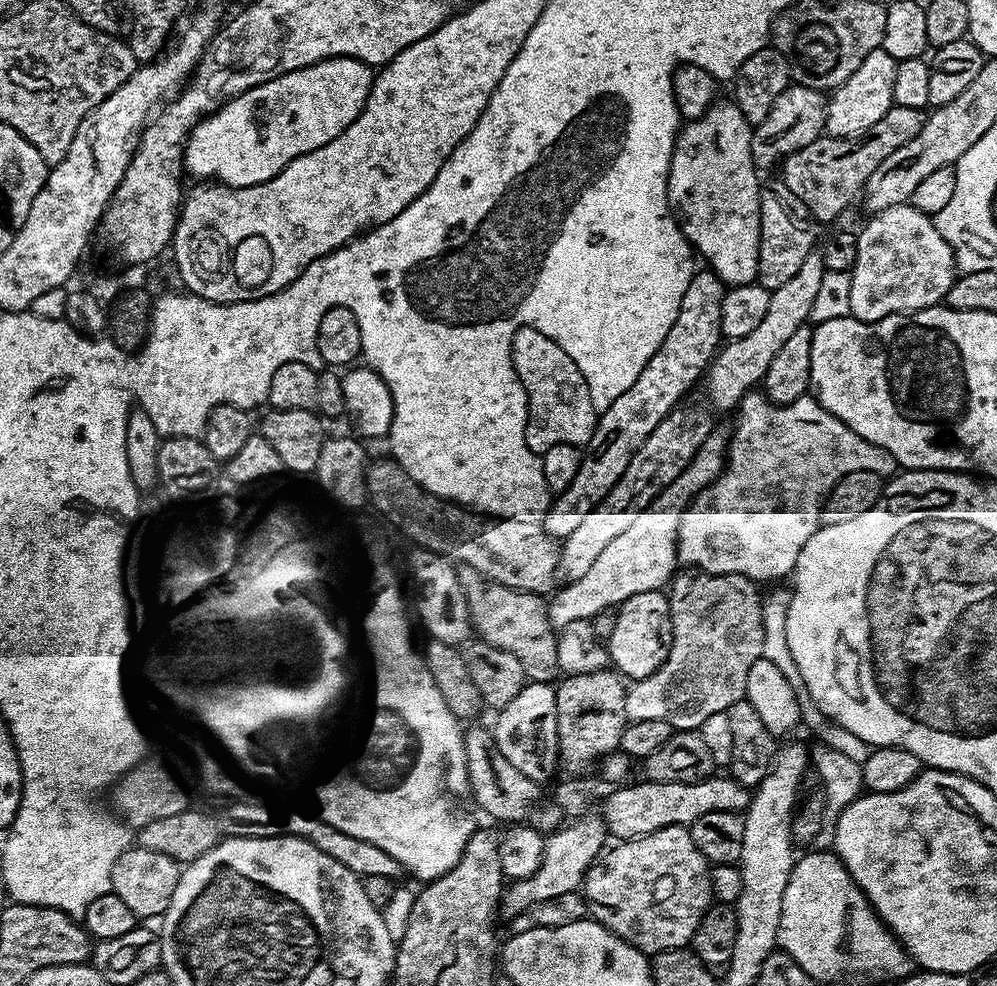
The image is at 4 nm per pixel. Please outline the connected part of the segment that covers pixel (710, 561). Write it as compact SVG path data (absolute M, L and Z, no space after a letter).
M753 390L745 393L744 397L741 398L735 416L736 429L731 429L730 432L728 458L723 472L720 473L719 478L714 483L706 486L691 500L679 522L676 555L680 558L692 556L691 567L702 572L709 572L710 574L742 574L746 578L757 582L780 580L787 572L788 575L795 573L798 554L802 554L802 546L806 546L808 539L816 533L817 528L821 527L820 508L824 504L824 499L830 494L832 487L842 478L846 478L846 474L854 474L854 470L870 470L874 474L888 478L898 468L896 460L885 448L874 446L870 442L866 442L866 438L854 434L854 430L850 430L850 426L846 426L838 418L834 418L834 414L827 412L811 395L798 398L789 404L774 405L768 401L763 391Z

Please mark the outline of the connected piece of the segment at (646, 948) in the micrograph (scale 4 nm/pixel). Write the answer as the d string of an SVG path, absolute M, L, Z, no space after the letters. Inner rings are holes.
M666 826L662 830L658 830L654 834L646 834L637 840L622 840L612 845L601 855L600 859L593 864L592 869L584 877L582 885L582 895L588 901L588 910L591 919L597 920L603 928L608 928L615 936L620 936L632 948L645 954L655 954L657 952L665 952L671 948L683 948L691 945L694 930L698 930L698 922L702 922L702 918L706 914L706 910L712 907L714 901L712 898L712 874L710 871L710 861L702 854L702 850L698 850L698 846L694 846L694 838L691 831L684 826Z

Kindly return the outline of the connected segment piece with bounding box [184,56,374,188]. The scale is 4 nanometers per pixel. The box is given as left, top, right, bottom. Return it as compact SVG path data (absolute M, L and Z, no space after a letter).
M338 56L331 60L324 60L320 64L312 64L310 67L303 68L302 70L294 70L281 76L275 76L274 79L268 80L265 84L259 84L250 90L246 90L241 96L232 97L228 103L223 104L211 116L204 117L193 128L191 134L188 135L188 142L184 145L184 167L189 173L192 171L194 175L200 176L196 178L215 178L219 183L229 184L232 188L245 188L246 186L254 186L255 184L266 182L270 178L277 176L294 158L298 158L307 152L314 152L322 146L326 146L331 140L338 138L358 118L358 114L367 104L373 79L374 72L369 65L364 64L360 60L351 60L348 56Z

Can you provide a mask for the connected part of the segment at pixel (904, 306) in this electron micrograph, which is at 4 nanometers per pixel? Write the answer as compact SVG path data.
M911 202L890 206L875 213L871 219L864 229L859 229L856 237L858 258L851 270L851 315L869 324L899 312L917 312L923 308L937 307L947 297L950 286L956 281L958 269L946 238L938 234L935 219L929 213L920 212Z

